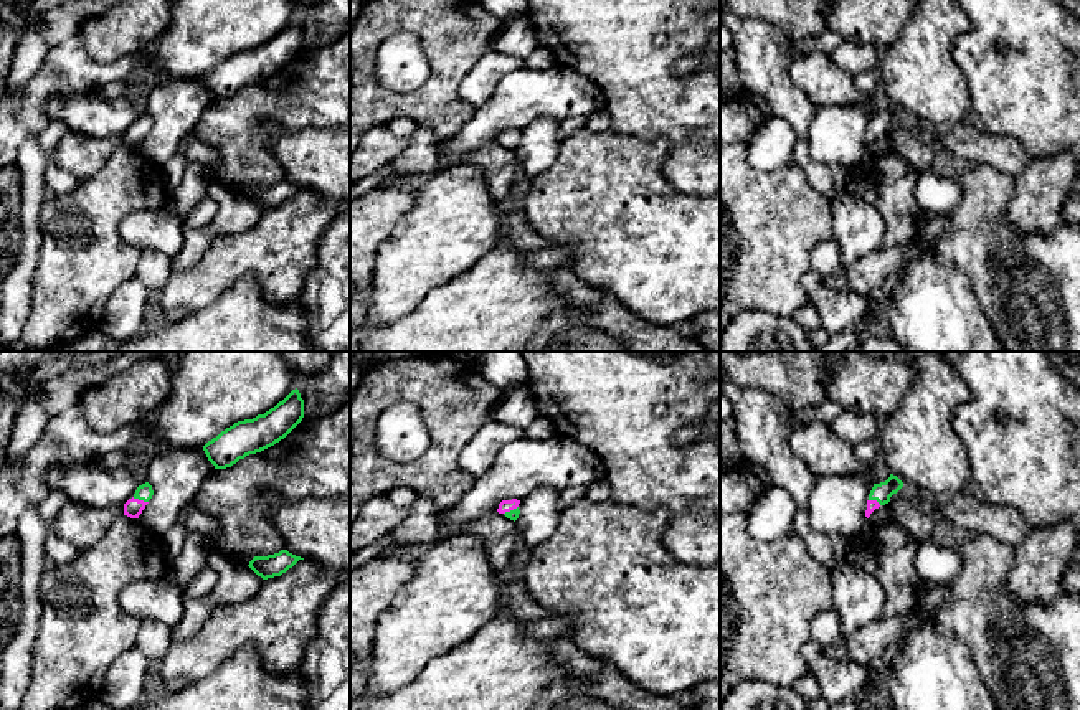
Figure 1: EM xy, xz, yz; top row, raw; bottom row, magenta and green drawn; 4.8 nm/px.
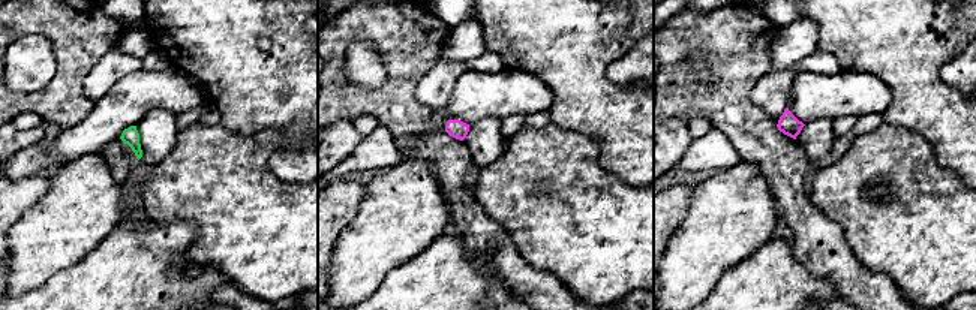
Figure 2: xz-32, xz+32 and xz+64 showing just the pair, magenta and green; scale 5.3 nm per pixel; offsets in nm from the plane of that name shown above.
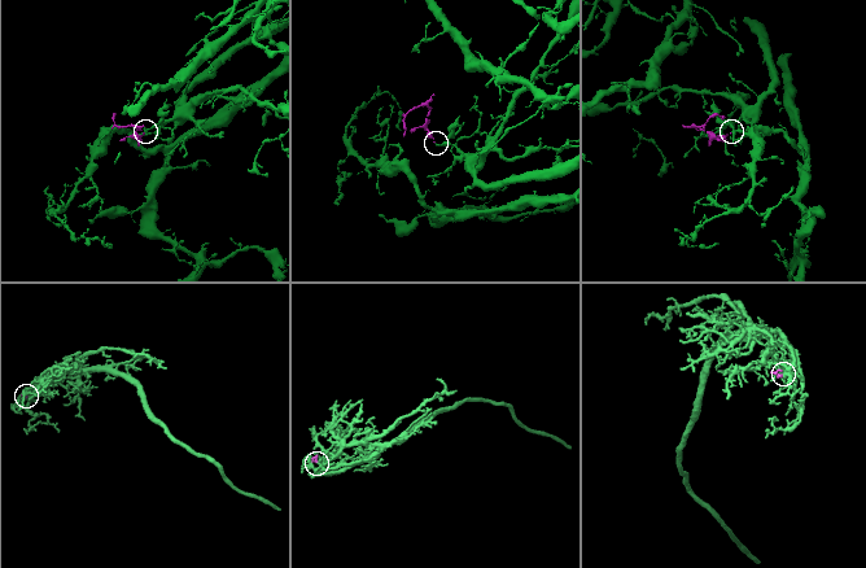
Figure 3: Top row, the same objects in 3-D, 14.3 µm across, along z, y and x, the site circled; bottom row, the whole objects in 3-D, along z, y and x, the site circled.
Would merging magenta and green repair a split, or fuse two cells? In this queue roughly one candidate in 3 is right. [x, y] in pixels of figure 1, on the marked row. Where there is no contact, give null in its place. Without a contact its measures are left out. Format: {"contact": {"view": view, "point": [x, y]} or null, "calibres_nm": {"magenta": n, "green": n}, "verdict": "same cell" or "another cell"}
{"contact": {"view": "xy", "point": [141, 501]}, "calibres_nm": {"magenta": 90, "green": 80}, "verdict": "same cell"}

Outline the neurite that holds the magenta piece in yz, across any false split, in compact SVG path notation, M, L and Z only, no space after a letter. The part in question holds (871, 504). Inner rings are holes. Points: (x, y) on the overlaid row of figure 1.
M890 474L890 477L885 482L874 484L869 500L867 500L867 510L865 517L869 518L870 514L879 509L880 505L885 505L890 502L890 497L897 494L903 487L903 482Z

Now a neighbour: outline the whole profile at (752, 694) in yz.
M745 680L723 700L722 710L809 710L794 687Z

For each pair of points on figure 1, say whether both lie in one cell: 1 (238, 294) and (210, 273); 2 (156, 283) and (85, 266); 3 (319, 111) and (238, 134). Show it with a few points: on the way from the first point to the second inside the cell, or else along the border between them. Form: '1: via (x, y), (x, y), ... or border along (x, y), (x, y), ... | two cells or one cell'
1: border along (266, 299), (260, 284), (243, 276), (197, 309) | two cells
2: border along (142, 251), (134, 274) | two cells
3: via (298, 109), (260, 109), (256, 113) | one cell

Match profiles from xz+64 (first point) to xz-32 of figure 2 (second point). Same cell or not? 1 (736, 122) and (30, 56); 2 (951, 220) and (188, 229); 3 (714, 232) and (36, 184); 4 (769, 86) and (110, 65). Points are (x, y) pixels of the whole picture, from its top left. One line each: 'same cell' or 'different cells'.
1: different cells
2: different cells
3: different cells
4: same cell

